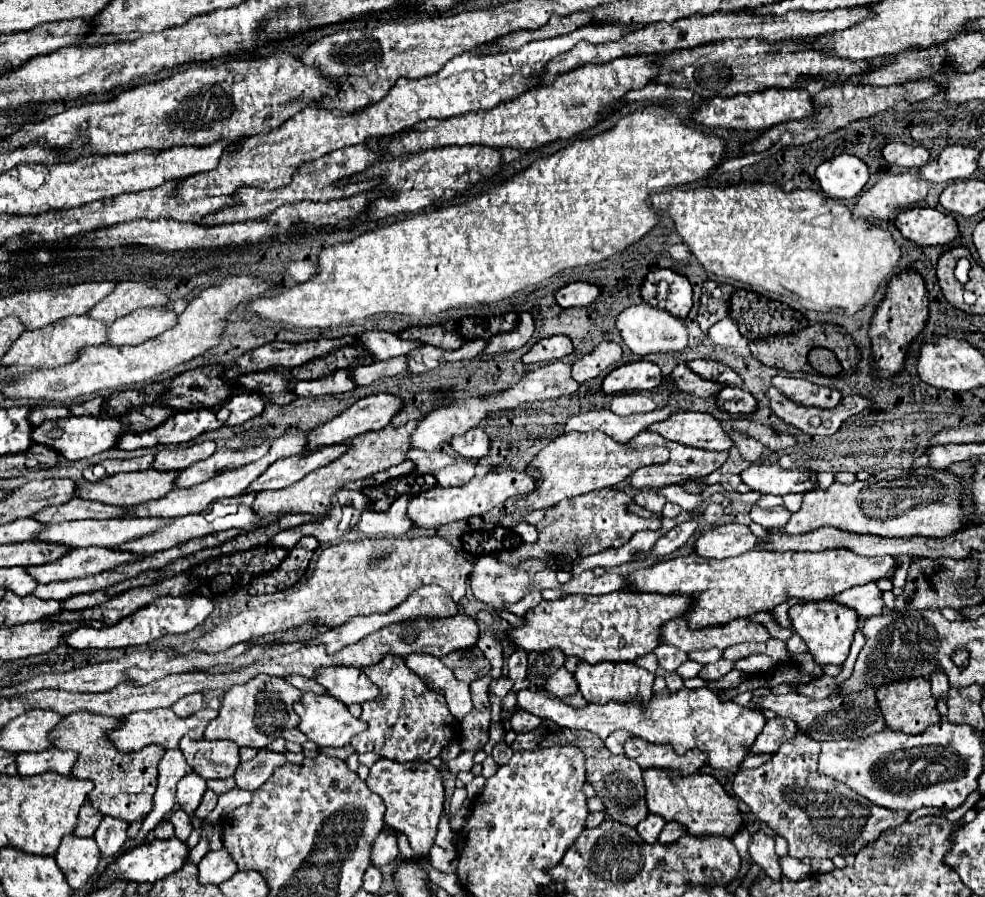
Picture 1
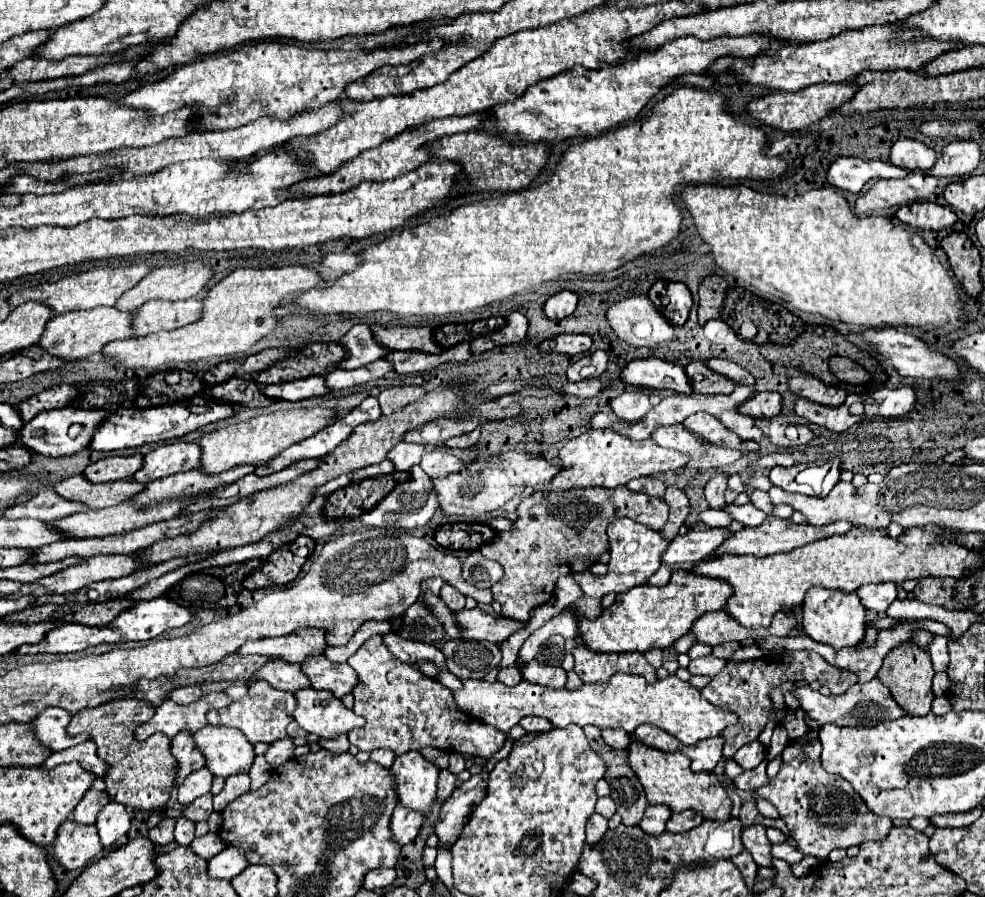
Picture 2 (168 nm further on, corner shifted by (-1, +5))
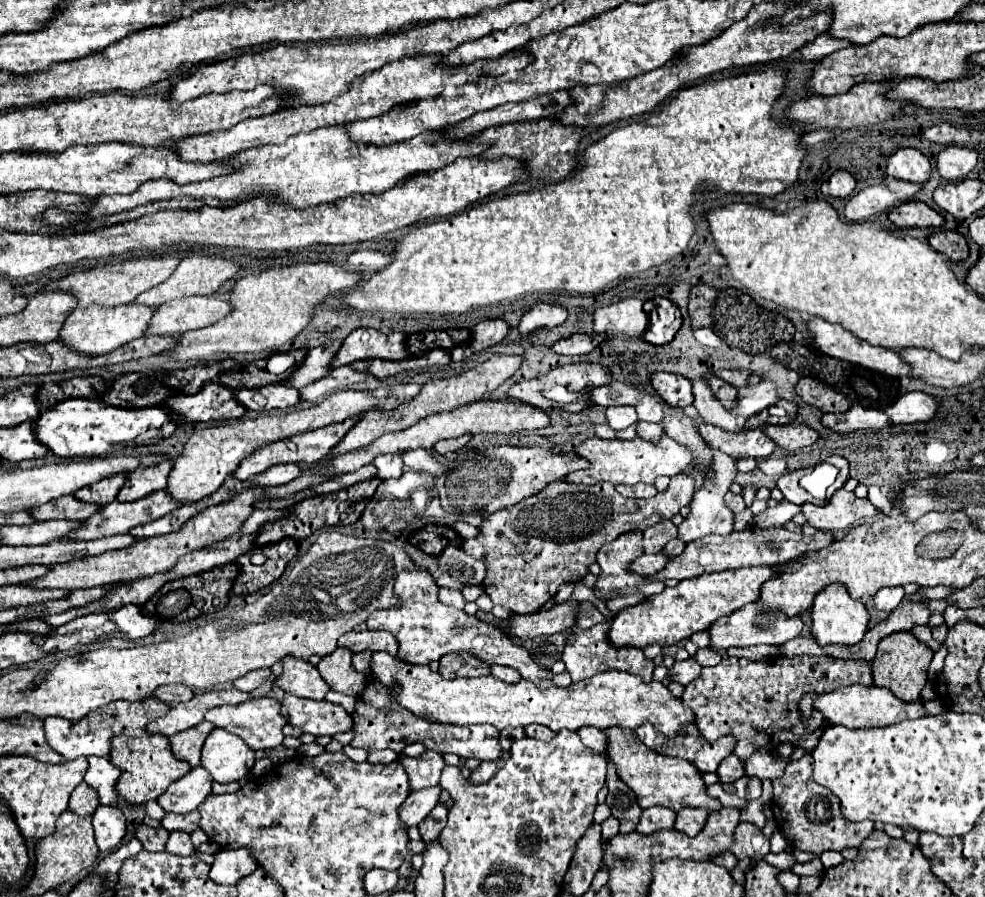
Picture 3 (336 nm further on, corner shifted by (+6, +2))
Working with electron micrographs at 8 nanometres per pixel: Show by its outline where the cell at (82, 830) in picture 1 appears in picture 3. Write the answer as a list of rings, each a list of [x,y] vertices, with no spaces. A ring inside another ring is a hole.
[[[80,783],[70,797],[70,811],[76,813],[78,817],[90,817],[98,805],[100,805],[98,793],[86,783]]]

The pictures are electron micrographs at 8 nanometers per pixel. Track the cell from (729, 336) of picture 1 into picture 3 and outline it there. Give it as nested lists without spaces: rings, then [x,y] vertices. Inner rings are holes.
[[[696,329],[694,331],[694,337],[702,343],[702,345],[706,345],[706,347],[720,347],[722,345],[722,339],[712,331],[712,329]]]

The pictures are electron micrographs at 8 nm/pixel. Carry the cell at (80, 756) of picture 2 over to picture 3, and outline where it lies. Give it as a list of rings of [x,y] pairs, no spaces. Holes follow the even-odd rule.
[[[90,755],[88,763],[90,763],[90,767],[84,775],[84,781],[98,791],[102,805],[112,805],[118,799],[114,785],[120,777],[120,769],[114,767],[106,757]]]

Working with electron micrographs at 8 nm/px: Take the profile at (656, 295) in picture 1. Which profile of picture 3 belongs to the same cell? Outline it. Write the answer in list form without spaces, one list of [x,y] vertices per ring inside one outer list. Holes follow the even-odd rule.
[[[654,297],[644,303],[644,311],[648,313],[650,319],[650,325],[644,333],[644,341],[652,345],[670,343],[682,325],[682,315],[678,305],[666,297]]]

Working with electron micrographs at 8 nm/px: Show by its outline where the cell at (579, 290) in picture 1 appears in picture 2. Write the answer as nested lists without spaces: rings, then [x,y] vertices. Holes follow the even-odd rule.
[[[559,292],[559,294],[553,294],[545,306],[543,306],[543,314],[549,318],[549,320],[563,320],[567,316],[571,316],[575,312],[575,306],[577,306],[577,300],[579,296],[575,292]]]

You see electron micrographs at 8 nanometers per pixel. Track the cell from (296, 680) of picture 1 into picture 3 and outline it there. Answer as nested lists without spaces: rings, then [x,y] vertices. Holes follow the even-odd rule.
[[[260,669],[260,671],[248,671],[244,677],[234,681],[234,687],[238,691],[254,691],[260,685],[264,685],[268,679],[272,679],[272,671],[270,669]]]

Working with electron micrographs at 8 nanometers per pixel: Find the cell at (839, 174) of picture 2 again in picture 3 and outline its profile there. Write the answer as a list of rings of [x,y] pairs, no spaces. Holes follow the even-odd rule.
[[[836,171],[826,183],[822,183],[822,193],[846,199],[856,191],[856,185],[858,185],[858,181],[856,181],[856,177],[852,173]]]

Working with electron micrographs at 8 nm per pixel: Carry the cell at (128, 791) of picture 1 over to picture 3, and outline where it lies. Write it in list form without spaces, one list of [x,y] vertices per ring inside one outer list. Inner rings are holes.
[[[154,697],[136,703],[116,700],[91,712],[71,726],[72,733],[76,735],[94,733],[100,729],[112,731],[110,763],[122,771],[116,783],[116,793],[130,805],[144,805],[148,801],[156,801],[172,781],[180,779],[184,773],[190,771],[190,765],[186,761],[180,761],[172,755],[168,737],[146,733],[146,725],[154,719],[154,713],[166,713],[168,709],[170,705],[156,701]]]

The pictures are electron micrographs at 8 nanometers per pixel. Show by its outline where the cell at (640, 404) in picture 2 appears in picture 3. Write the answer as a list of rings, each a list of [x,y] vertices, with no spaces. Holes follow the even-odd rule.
[[[618,405],[618,407],[608,407],[606,409],[606,417],[608,417],[608,425],[612,429],[626,429],[632,423],[638,421],[636,417],[636,409],[632,409],[630,405]]]

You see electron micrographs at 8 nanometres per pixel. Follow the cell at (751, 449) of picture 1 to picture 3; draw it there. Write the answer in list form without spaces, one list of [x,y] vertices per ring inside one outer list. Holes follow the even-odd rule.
[[[696,379],[692,381],[692,393],[694,393],[694,407],[698,409],[698,413],[704,417],[706,423],[710,425],[718,425],[720,429],[728,431],[728,433],[740,433],[742,429],[738,427],[738,421],[736,417],[726,411],[720,401],[712,395],[712,391],[708,389],[706,381],[702,379]]]

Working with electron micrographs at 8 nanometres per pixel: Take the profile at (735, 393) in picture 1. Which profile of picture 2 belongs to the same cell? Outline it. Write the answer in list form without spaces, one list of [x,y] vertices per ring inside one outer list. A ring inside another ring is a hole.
[[[761,392],[751,402],[747,402],[743,408],[739,408],[739,412],[751,418],[773,418],[781,412],[781,402],[783,402],[781,394]]]

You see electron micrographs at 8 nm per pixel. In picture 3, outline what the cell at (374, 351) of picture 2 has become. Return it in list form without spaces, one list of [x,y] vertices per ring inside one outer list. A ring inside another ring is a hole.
[[[332,341],[330,345],[310,349],[306,353],[304,363],[296,369],[296,373],[292,373],[292,381],[286,381],[286,383],[296,389],[302,389],[302,387],[326,377],[332,371],[330,363],[340,347],[342,347],[342,341]]]

